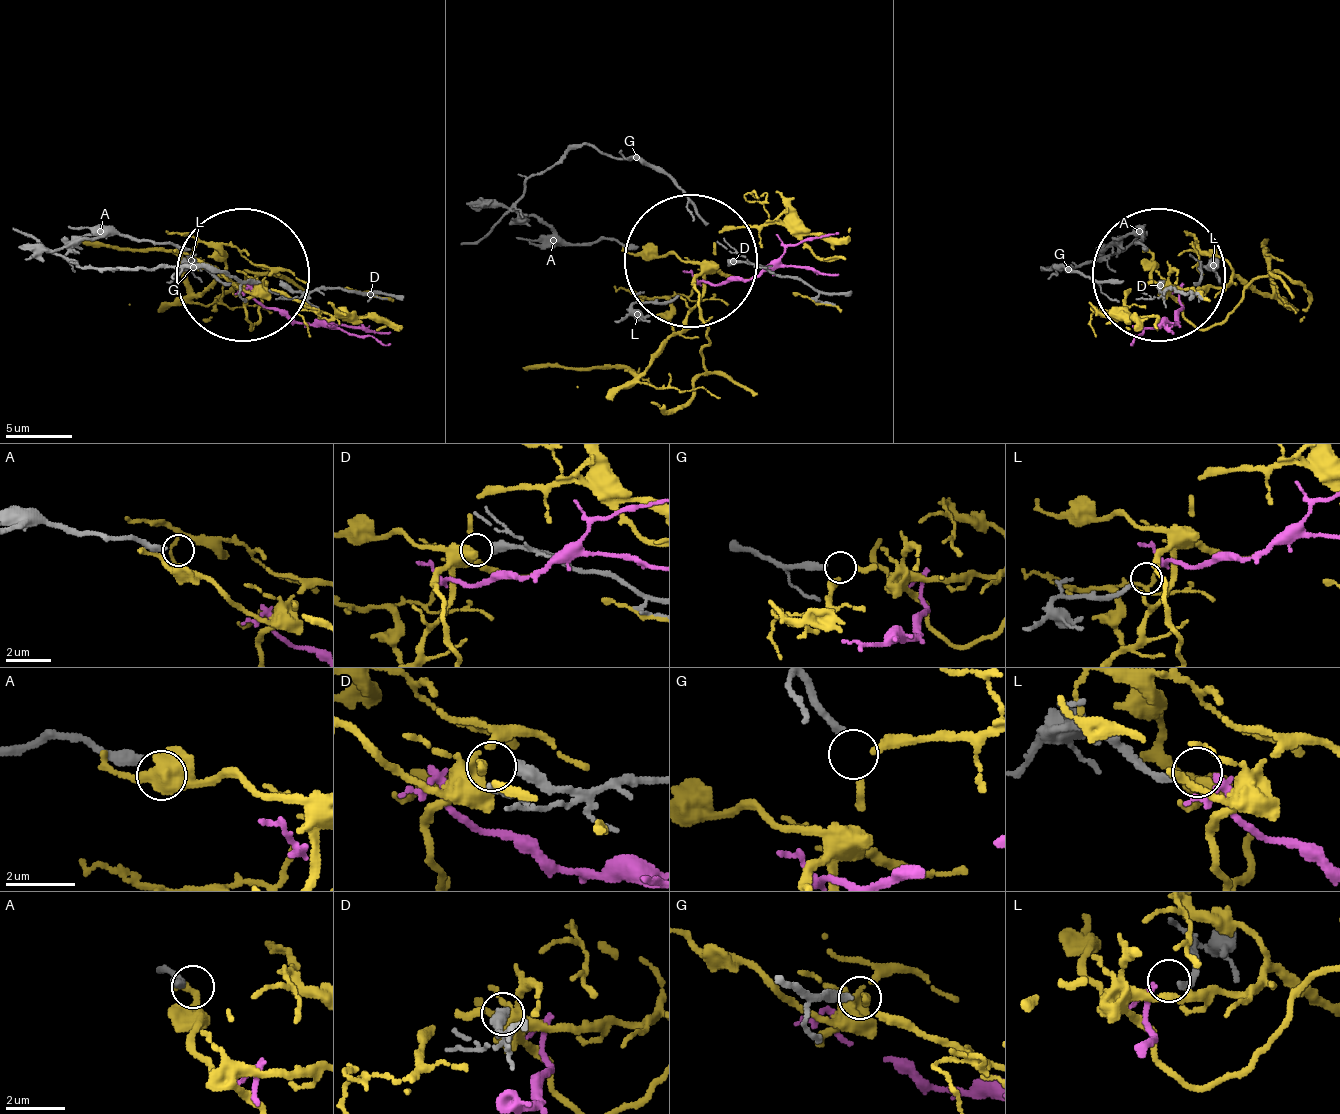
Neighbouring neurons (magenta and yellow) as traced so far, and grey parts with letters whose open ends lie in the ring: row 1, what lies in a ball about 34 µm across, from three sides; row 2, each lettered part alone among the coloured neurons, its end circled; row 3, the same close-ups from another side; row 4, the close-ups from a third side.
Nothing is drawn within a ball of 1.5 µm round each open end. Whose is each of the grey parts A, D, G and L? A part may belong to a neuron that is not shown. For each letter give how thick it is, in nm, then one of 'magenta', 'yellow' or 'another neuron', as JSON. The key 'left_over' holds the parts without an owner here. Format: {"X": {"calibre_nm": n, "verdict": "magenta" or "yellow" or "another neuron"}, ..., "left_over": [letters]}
{"A": {"calibre_nm": 260, "verdict": "another neuron"}, "D": {"calibre_nm": 400, "verdict": "another neuron"}, "G": {"calibre_nm": 200, "verdict": "yellow"}, "L": {"calibre_nm": 200, "verdict": "magenta"}, "left_over": ["A", "D"]}

